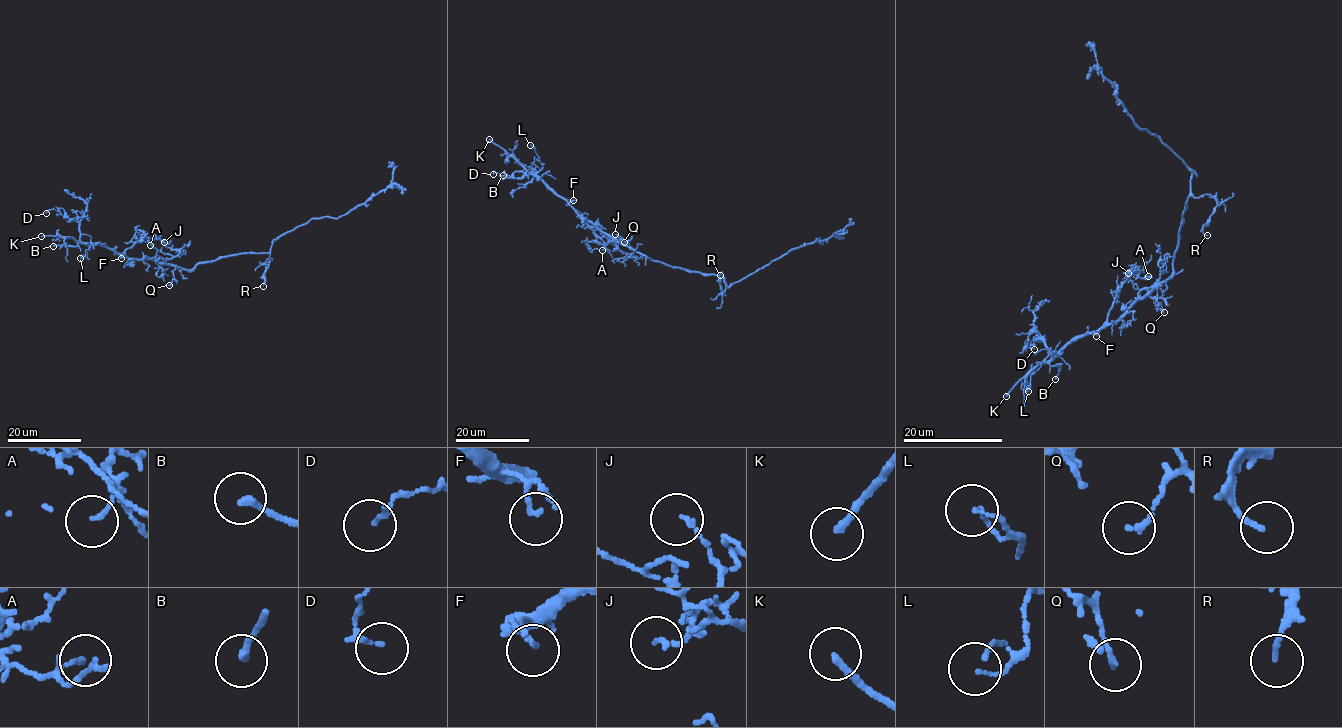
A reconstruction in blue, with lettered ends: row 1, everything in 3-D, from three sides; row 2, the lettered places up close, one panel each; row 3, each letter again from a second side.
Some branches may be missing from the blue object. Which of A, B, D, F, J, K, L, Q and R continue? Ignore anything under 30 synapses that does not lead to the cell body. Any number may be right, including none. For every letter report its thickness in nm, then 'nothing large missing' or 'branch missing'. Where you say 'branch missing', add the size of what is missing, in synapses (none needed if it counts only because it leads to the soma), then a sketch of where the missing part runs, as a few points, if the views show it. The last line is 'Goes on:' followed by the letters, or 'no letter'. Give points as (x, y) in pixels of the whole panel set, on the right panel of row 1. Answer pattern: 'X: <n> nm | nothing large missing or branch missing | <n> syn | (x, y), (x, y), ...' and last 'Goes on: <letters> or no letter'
A: 80 nm | nothing large missing
B: 180 nm | nothing large missing
D: 150 nm | nothing large missing
F: 90 nm | nothing large missing
J: 120 nm | nothing large missing
K: 200 nm | branch missing | (1006, 396), (979, 417), (958, 426), (955, 414), (947, 405), (942, 403), (941, 407), (949, 445)
L: 100 nm | nothing large missing
Q: 140 nm | nothing large missing
R: 140 nm | nothing large missing
Goes on: K

